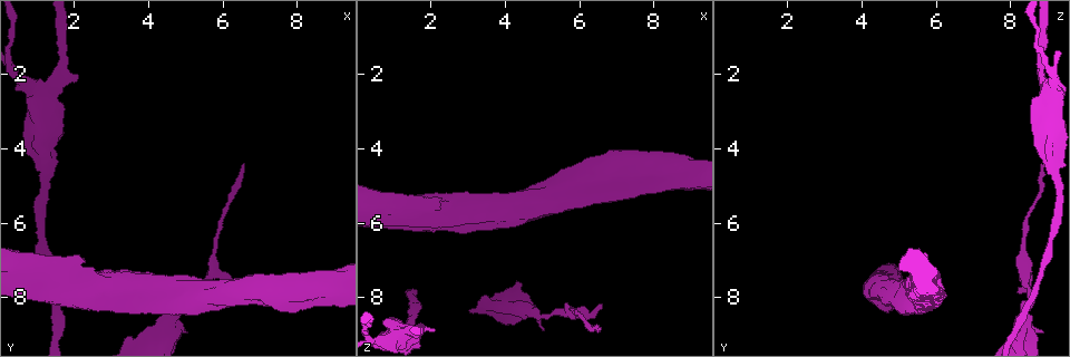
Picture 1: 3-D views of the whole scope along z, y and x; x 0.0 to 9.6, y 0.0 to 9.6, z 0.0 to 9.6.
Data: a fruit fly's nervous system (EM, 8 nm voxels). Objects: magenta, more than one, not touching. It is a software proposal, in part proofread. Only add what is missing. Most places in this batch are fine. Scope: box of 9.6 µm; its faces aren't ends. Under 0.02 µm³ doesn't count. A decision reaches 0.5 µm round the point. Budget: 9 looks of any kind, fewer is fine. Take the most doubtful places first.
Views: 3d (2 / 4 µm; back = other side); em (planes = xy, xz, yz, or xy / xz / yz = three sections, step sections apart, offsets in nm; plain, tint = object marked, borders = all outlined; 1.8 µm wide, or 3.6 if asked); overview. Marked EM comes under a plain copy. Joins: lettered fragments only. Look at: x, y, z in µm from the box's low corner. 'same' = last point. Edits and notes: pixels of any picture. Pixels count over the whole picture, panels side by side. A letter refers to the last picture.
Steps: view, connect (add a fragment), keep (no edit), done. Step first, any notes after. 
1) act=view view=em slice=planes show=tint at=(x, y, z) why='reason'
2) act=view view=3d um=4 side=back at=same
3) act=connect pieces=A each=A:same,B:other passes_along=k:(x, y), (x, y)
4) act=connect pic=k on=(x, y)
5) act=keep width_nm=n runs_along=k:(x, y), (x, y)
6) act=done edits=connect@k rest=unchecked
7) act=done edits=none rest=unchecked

act=view view=3d um=4 at=(5.00, 8.90, 8.90) why='branch stops here'

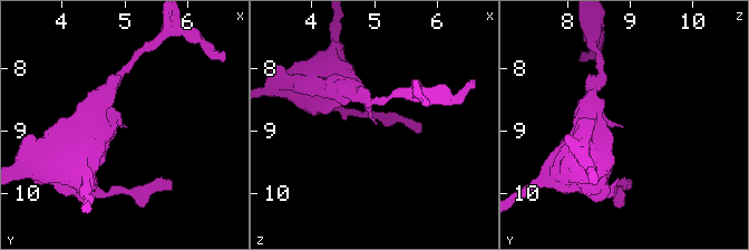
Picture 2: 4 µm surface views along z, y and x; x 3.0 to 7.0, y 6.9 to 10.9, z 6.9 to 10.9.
act=view view=em slice=xz step=4 show=tint at=(5.05, 9.00, 8.80)

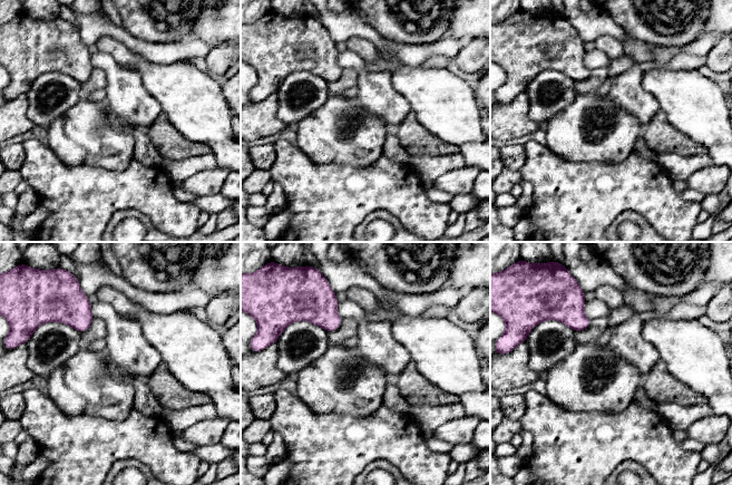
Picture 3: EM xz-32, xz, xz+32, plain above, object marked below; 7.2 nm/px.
act=view view=em slice=planes show=borders at=same

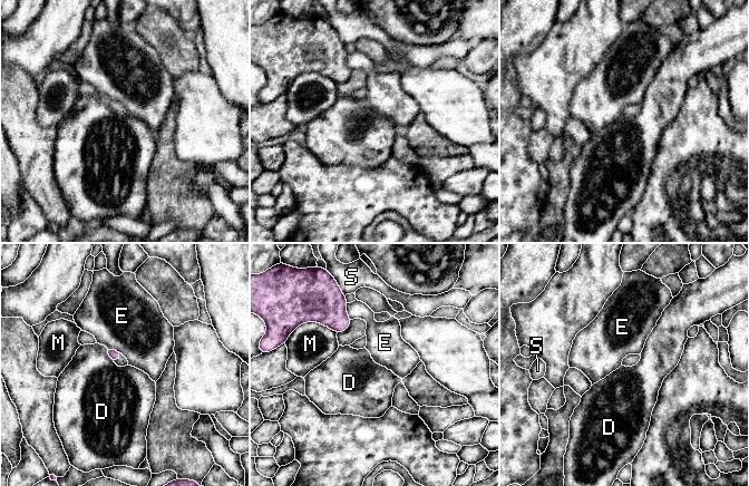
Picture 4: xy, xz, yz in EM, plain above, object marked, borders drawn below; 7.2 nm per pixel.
act=keep each=D:other,E:other,M:other,S:other border=4:(107, 350), (113, 360) found='none of them fits'

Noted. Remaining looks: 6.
act=view view=em slice=planes show=tint at=(2.10, 2.10, 8.95)

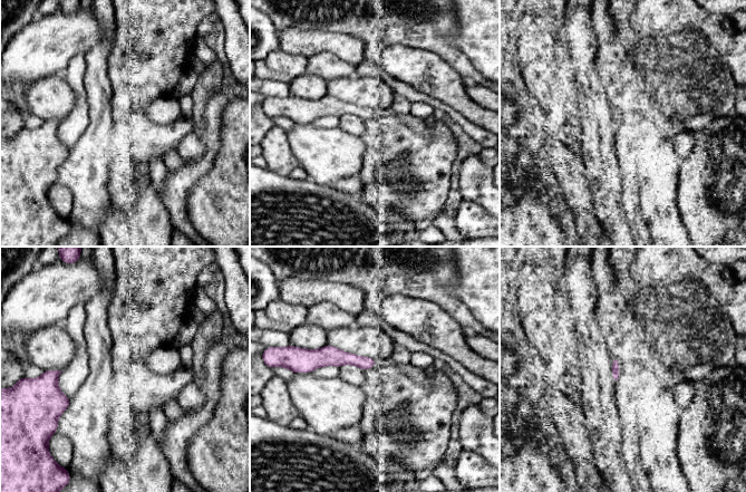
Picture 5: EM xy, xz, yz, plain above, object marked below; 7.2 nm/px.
act=view view=em slice=planes show=borders at=same why='see the neighbours'

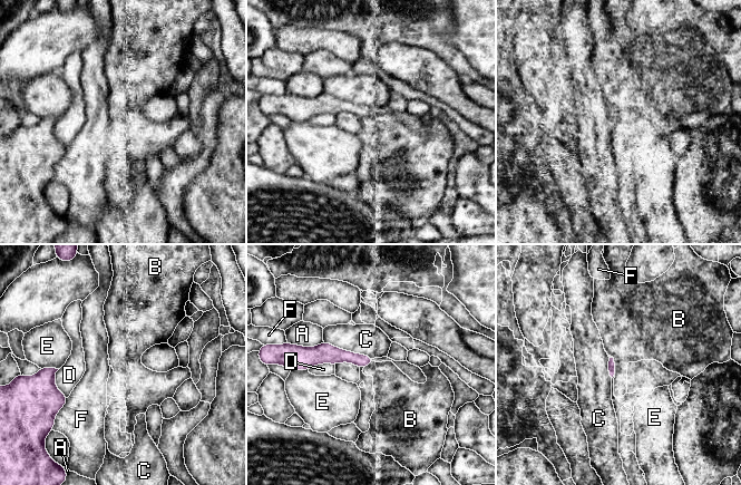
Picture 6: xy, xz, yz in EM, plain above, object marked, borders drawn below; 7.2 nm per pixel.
act=keep each=A:other,B:other,C:other,D:other,E:other,F:other border=6:(613, 357), (615, 374) found='no lettered fragment goes on from it'

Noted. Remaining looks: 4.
act=view view=em slice=planes show=borders at=(6.60, 7.85, 8.15) why='branch stops here'

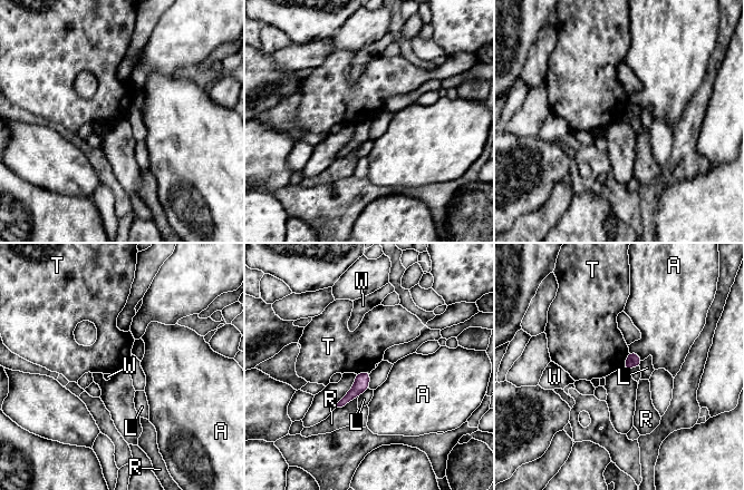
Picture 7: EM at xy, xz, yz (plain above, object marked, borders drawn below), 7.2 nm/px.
act=keep width_nm=100 each=A:other,L:other,R:other,T:other,W:other border=7:(628, 351), (622, 369) found='no lettered fragment goes on from it'

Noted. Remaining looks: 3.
act=view view=em um=3.6 slice=planes show=borders at=(6.55, 4.40, 8.75) why='free end'

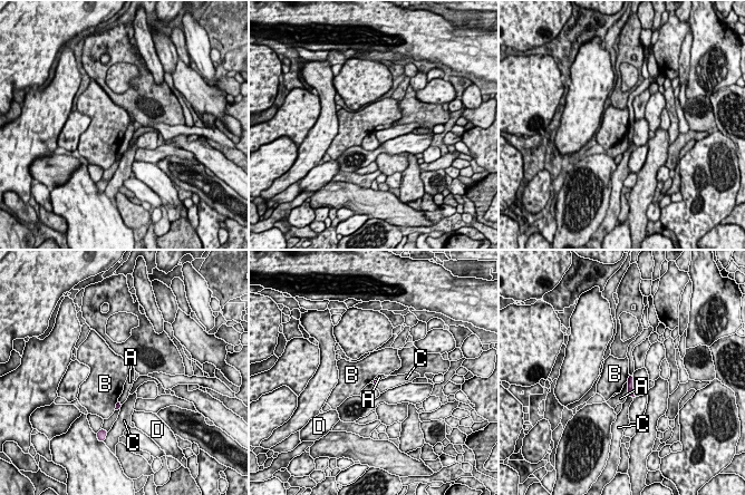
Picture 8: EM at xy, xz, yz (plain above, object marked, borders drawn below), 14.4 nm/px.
act=keep each=A:other,B:other,C:other,D:other found='none of them fits'

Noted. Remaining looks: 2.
act=done edits=none rest=unchecked

